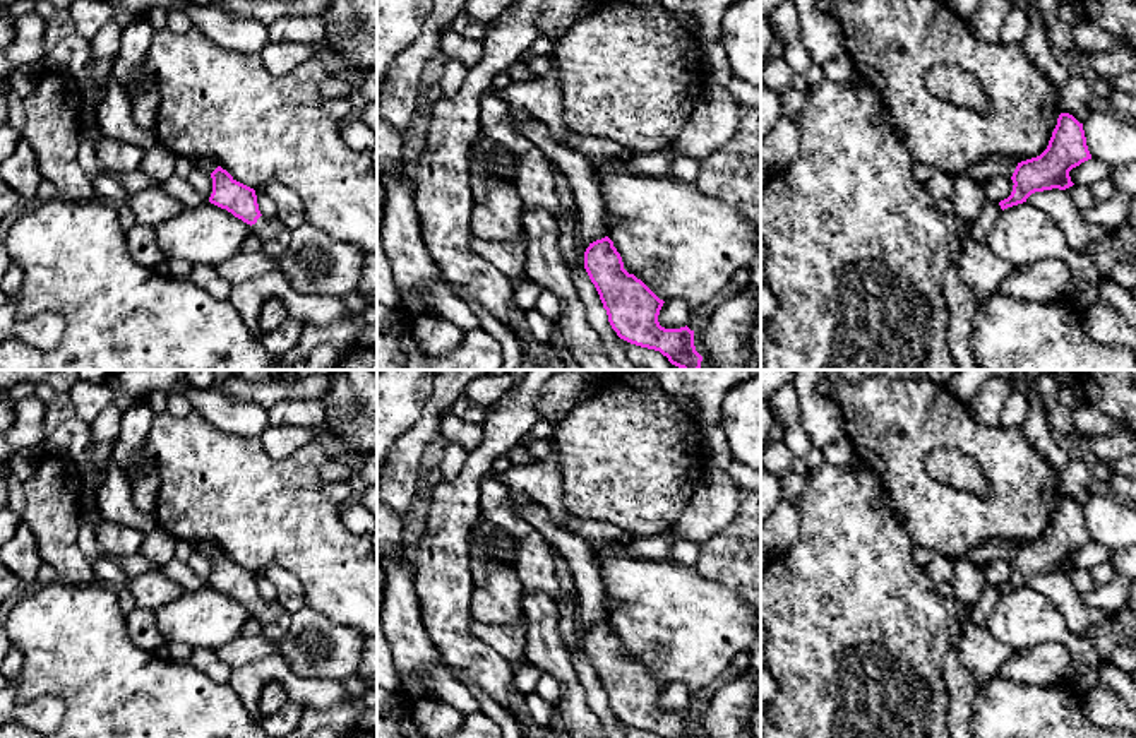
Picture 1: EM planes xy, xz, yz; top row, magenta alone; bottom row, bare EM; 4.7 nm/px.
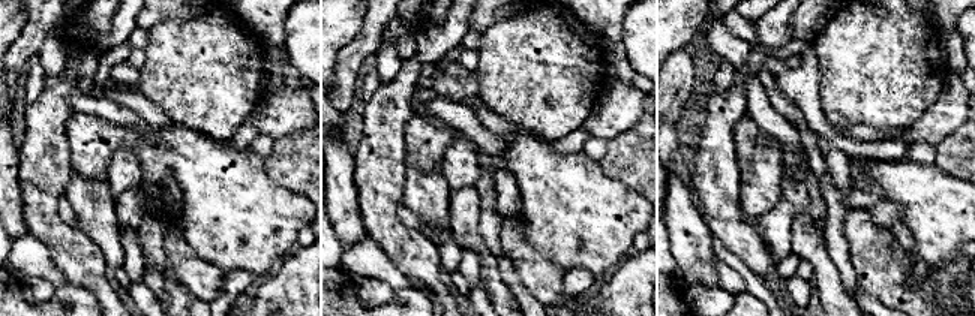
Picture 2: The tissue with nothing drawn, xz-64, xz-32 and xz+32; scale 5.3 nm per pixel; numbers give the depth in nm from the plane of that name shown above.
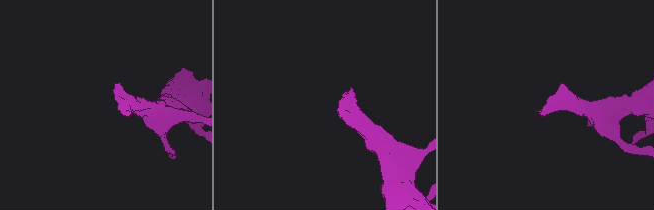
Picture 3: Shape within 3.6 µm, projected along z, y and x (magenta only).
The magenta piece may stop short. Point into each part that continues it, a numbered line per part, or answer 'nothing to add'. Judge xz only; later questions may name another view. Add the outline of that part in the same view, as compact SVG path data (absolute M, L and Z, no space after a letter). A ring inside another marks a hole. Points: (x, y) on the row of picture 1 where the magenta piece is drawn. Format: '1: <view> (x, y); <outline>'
nothing to add

